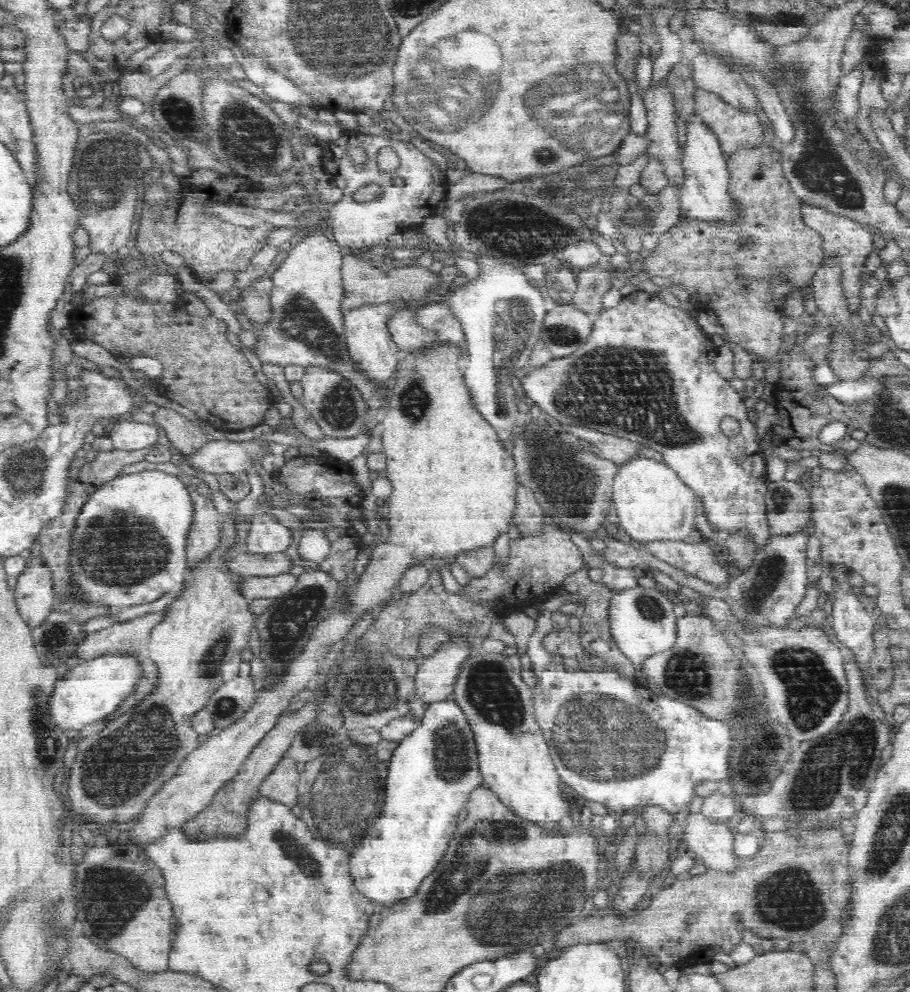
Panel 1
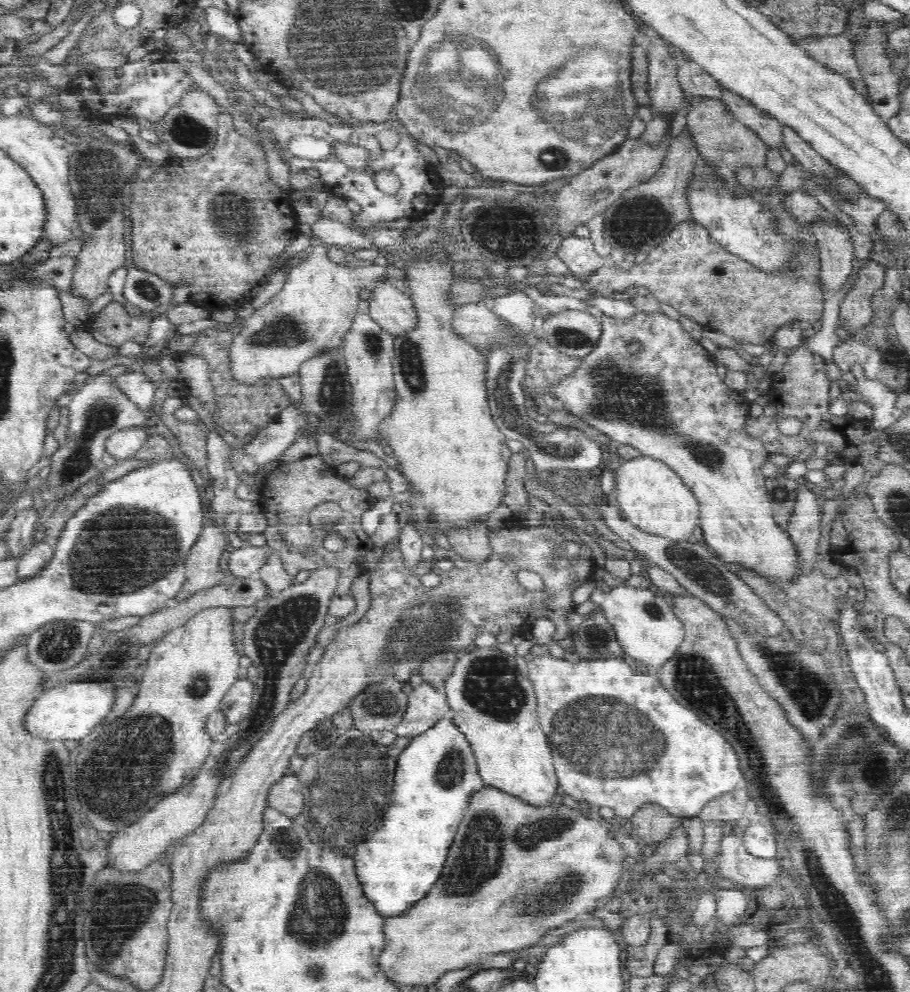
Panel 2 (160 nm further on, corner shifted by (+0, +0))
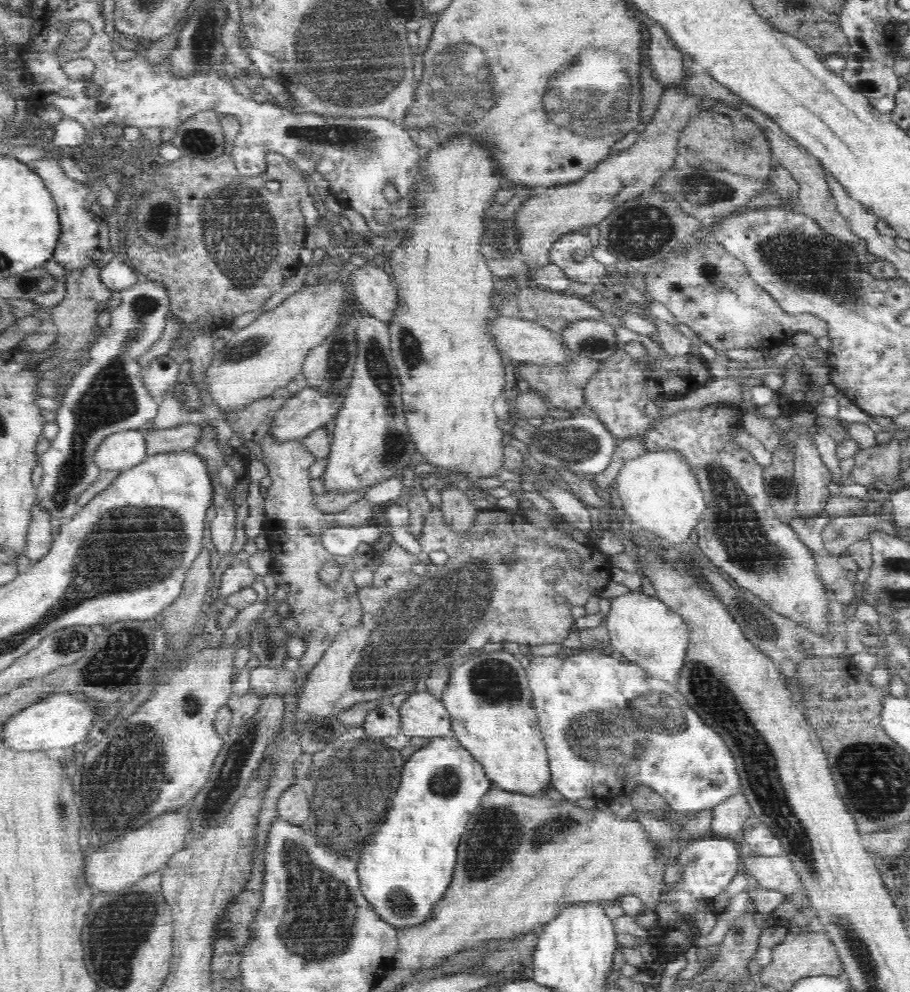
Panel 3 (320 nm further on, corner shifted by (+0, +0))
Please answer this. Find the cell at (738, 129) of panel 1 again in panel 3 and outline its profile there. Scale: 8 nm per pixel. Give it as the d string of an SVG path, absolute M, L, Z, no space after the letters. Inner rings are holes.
M717 103L706 112L701 112L680 133L678 142L679 161L694 167L727 170L752 180L763 180L770 176L771 150L760 125L748 119L738 109Z

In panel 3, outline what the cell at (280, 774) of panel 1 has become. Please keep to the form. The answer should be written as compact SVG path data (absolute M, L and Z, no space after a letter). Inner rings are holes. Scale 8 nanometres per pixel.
M299 781L283 793L277 803L277 812L280 819L295 826L301 826L309 820L311 808L309 799L302 789L302 782Z

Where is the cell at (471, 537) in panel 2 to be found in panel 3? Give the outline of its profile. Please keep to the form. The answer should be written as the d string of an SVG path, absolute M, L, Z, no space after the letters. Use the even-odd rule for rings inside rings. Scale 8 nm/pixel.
M456 484L441 485L440 506L444 519L452 529L460 531L462 535L475 523L478 512L471 501Z

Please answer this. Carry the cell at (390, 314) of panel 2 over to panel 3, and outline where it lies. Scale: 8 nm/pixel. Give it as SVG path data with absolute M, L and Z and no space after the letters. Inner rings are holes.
M369 261L348 276L349 287L365 314L390 322L398 308L397 284L385 265Z

